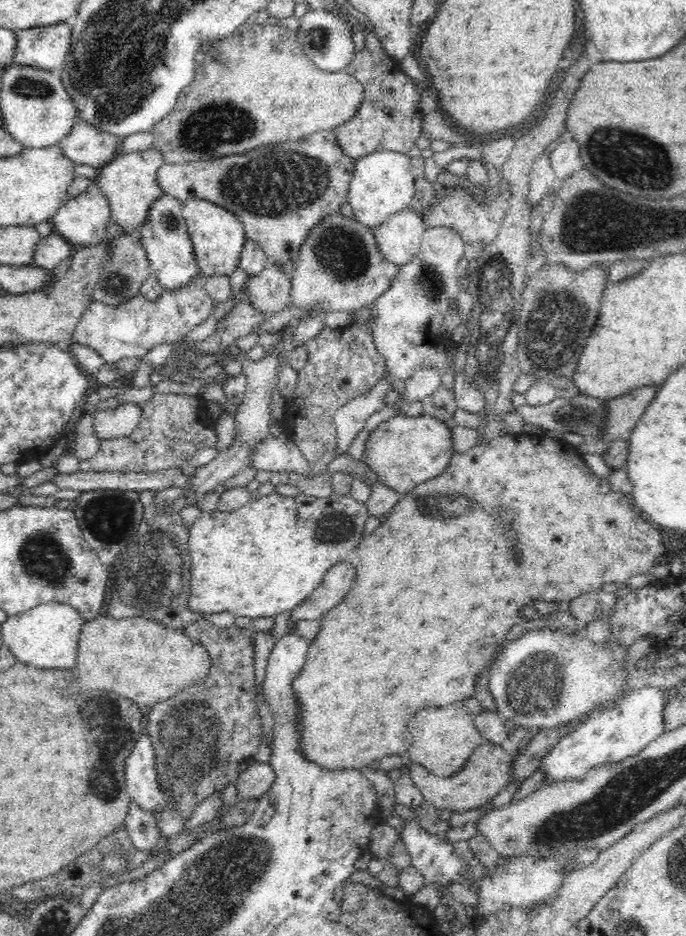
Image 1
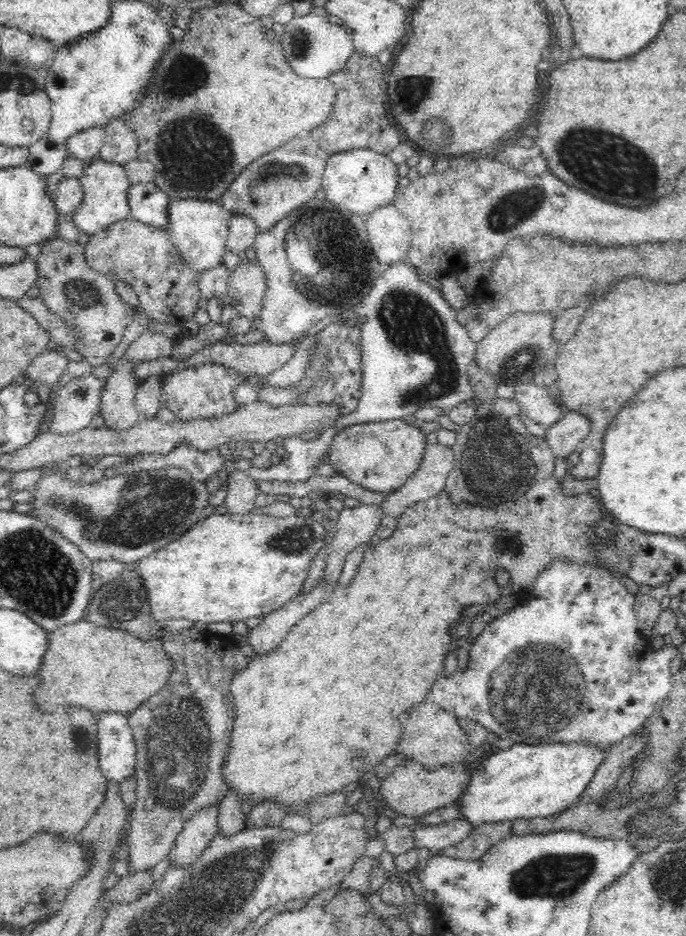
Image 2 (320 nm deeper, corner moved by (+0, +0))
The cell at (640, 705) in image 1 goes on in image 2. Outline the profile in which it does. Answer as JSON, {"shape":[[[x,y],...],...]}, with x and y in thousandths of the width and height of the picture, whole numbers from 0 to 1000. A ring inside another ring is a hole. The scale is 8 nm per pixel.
{"shape":[[[751,794],[742,801],[727,801],[710,809],[697,819],[690,819],[685,835],[668,851],[672,874],[691,884],[711,878],[735,878],[778,873],[797,873],[848,855],[848,847],[863,835],[872,818],[880,814],[883,800],[866,794],[797,794],[793,796],[764,796]]]}

